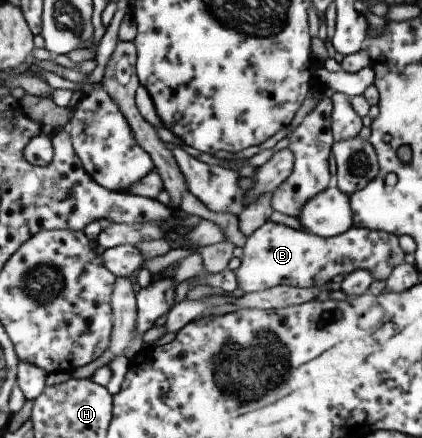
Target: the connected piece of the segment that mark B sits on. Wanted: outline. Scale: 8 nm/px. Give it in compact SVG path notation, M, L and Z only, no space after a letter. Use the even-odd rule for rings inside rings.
M267 221L246 237L245 244L236 253L233 272L238 288L246 294L278 285L318 288L331 282L334 276L354 270L366 270L373 281L386 281L392 270L403 263L404 256L398 238L383 231L351 227L340 235L320 237Z

